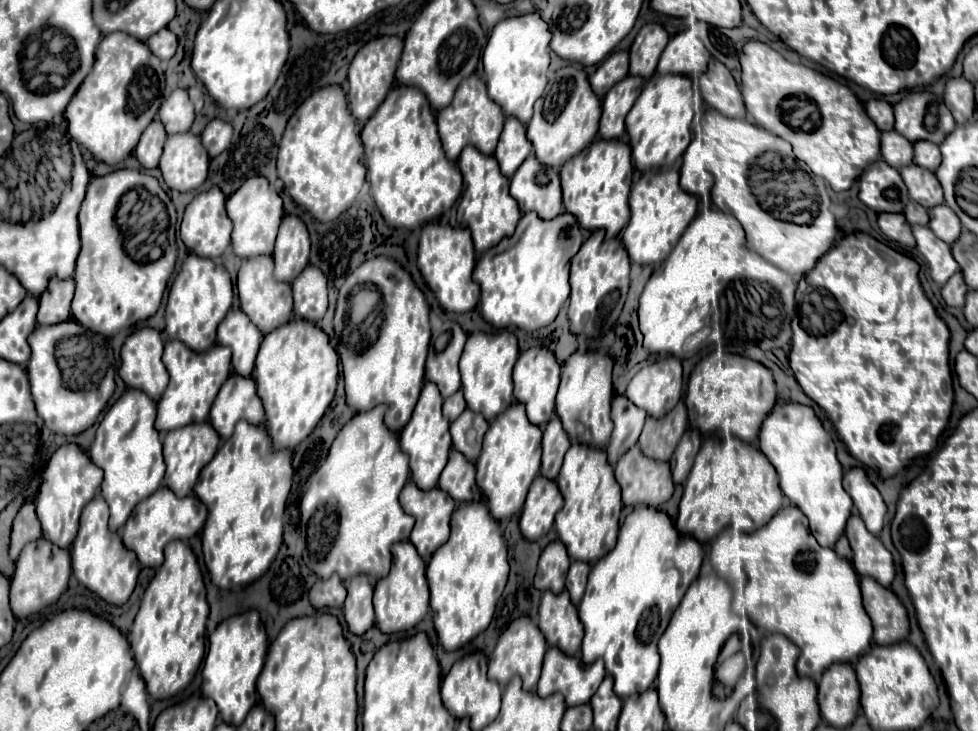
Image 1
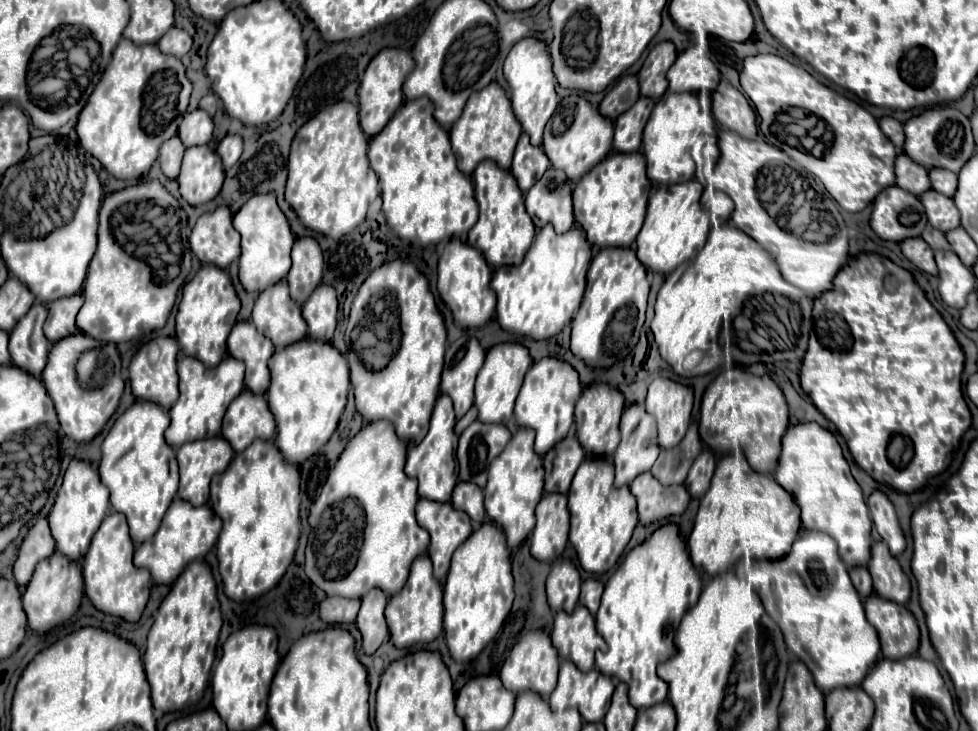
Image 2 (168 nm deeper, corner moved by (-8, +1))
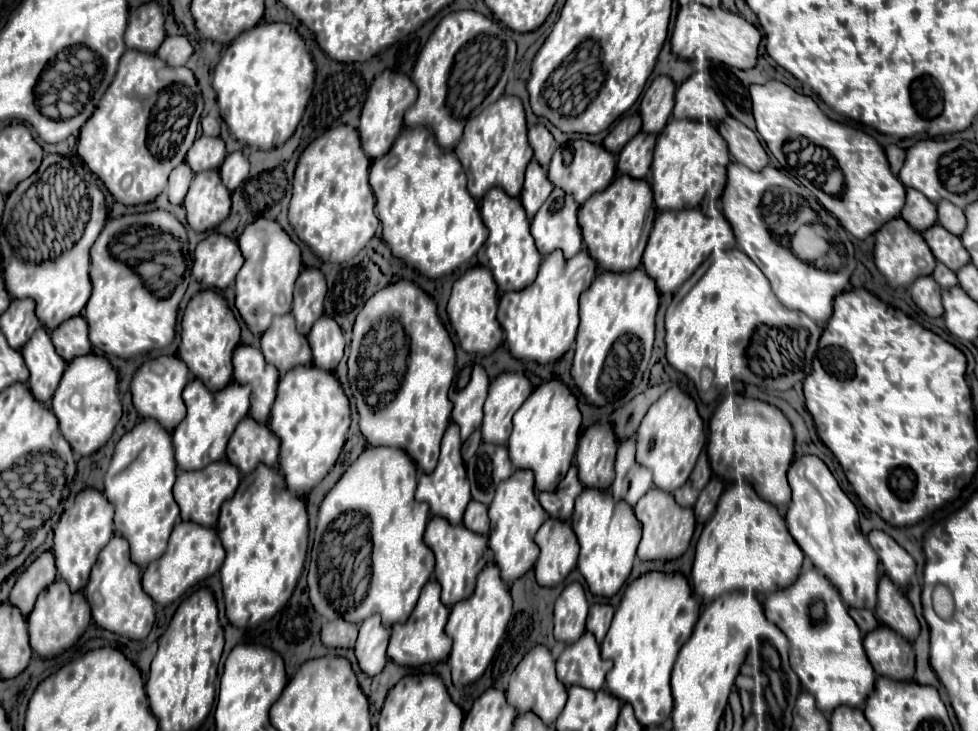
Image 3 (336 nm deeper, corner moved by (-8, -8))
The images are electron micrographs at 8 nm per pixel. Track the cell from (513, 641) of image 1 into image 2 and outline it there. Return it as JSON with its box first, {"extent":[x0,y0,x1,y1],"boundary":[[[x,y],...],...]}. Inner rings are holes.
{"extent":[500,629,560,699],"boundary":[[[544,629],[538,631],[530,631],[528,635],[524,635],[510,651],[508,659],[504,661],[502,669],[500,669],[500,681],[502,685],[512,691],[512,693],[522,693],[524,689],[532,689],[534,693],[540,693],[544,699],[548,699],[548,695],[552,693],[552,689],[556,687],[556,677],[558,677],[558,667],[560,667],[560,659],[558,659],[558,651],[550,641],[550,635]]]}

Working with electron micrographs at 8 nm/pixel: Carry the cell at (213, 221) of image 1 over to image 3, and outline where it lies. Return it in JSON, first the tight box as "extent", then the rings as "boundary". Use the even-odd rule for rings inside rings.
{"extent":[192,234,244,290],"boundary":[[[210,234],[196,246],[192,274],[202,286],[224,290],[232,284],[242,264],[244,256],[236,242],[222,234]]]}

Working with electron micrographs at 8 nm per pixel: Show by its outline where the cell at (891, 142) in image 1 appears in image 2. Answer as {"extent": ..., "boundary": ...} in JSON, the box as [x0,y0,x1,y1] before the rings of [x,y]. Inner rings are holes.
{"extent":[896,153,930,193],"boundary":[[[900,153],[896,157],[896,183],[902,189],[908,189],[910,193],[924,193],[924,189],[930,187],[928,171],[920,163],[912,161],[906,153]]]}

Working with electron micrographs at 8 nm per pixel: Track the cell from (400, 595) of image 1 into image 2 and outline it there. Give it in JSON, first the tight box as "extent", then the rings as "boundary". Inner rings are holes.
{"extent":[386,555,442,647],"boundary":[[[418,555],[410,567],[410,575],[402,591],[390,597],[386,605],[386,621],[390,627],[390,641],[396,647],[410,647],[414,643],[428,643],[438,637],[442,631],[442,583],[432,575],[432,561],[430,557]]]}

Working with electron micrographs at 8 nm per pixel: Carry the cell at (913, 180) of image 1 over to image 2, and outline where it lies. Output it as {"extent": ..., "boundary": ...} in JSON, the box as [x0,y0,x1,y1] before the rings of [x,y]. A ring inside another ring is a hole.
{"extent":[920,189,960,233],"boundary":[[[928,189],[920,195],[920,201],[926,209],[926,217],[928,217],[930,225],[940,229],[942,233],[960,225],[960,213],[958,213],[952,197],[946,197],[946,195],[938,193],[936,189]]]}

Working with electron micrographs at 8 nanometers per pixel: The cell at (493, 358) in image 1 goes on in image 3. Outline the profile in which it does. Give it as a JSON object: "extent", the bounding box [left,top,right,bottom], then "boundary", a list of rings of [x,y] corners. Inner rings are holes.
{"extent":[482,372,532,446],"boundary":[[[520,372],[500,374],[492,384],[484,404],[482,440],[496,446],[506,446],[512,432],[512,416],[532,394],[528,378]]]}

